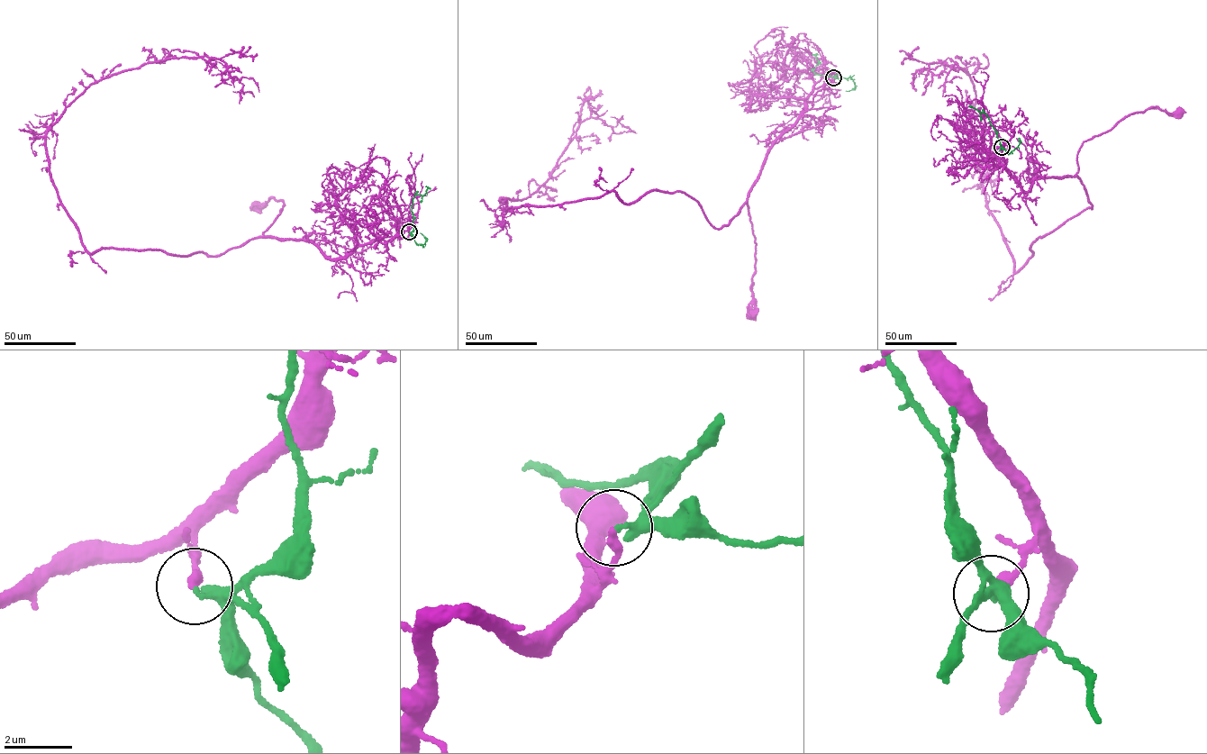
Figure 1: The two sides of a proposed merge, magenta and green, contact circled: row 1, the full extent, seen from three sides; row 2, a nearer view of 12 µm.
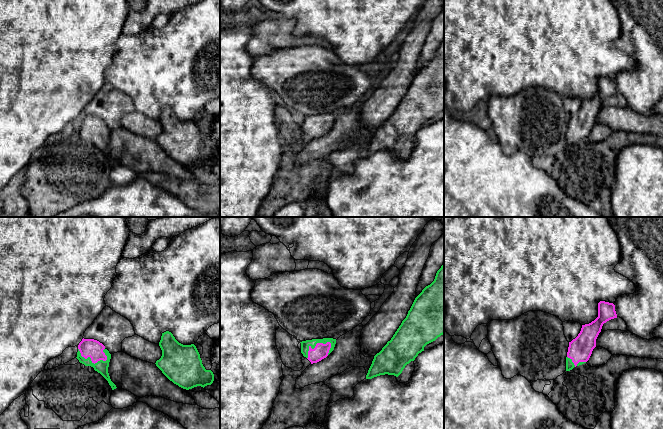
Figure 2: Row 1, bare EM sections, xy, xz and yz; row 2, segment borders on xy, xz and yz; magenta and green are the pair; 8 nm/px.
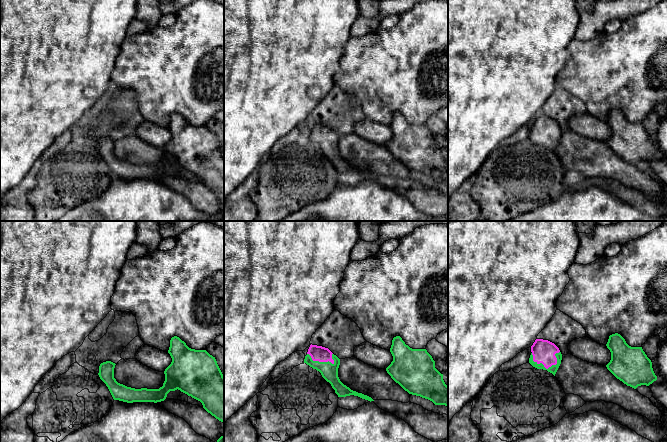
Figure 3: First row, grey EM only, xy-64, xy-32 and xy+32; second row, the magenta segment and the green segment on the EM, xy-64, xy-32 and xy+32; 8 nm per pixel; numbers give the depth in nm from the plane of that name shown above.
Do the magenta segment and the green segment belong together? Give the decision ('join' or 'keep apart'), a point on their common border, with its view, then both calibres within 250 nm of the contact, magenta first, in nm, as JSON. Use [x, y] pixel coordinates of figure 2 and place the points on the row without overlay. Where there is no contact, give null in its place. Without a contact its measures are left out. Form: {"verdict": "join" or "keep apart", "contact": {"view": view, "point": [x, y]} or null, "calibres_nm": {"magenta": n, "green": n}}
{"verdict": "keep apart", "contact": {"view": "xz", "point": [315, 122]}, "calibres_nm": {"magenta": 120, "green": 70}}

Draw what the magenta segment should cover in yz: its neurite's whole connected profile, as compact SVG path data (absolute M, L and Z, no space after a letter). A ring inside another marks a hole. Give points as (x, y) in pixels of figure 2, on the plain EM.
M600 77L598 79L598 93L589 100L582 101L578 112L569 118L567 133L572 136L575 143L579 138L587 138L596 123L596 115L602 102L607 97L617 94L613 79Z

